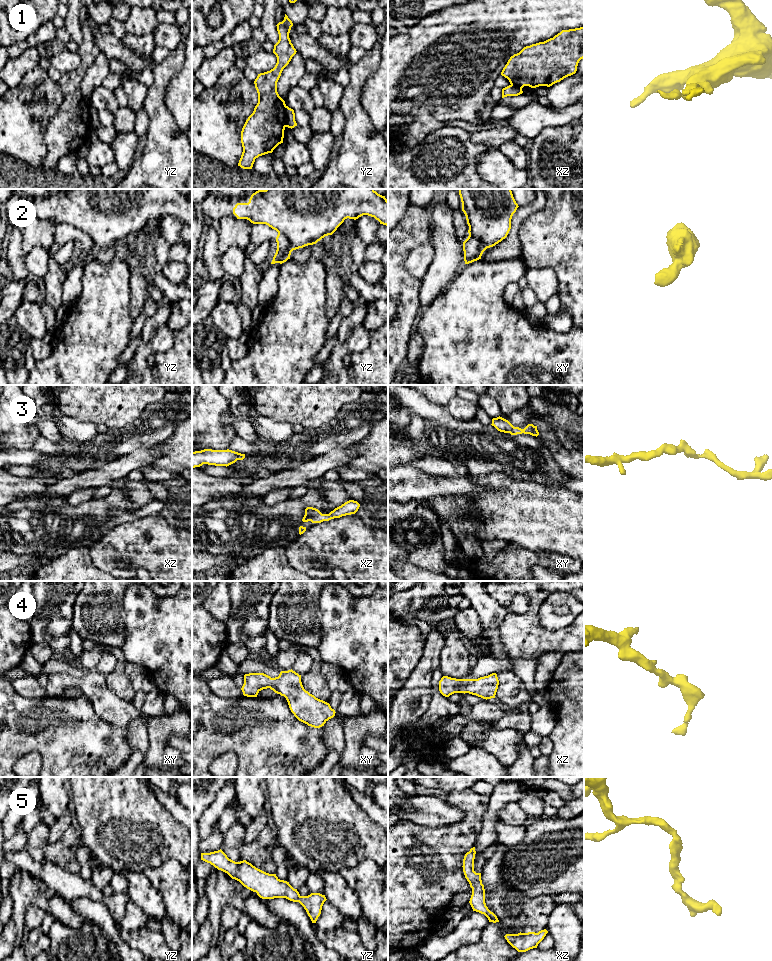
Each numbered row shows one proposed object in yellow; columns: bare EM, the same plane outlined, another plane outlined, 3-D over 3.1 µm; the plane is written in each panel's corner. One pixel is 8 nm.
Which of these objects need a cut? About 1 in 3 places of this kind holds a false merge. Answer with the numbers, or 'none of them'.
1, 2

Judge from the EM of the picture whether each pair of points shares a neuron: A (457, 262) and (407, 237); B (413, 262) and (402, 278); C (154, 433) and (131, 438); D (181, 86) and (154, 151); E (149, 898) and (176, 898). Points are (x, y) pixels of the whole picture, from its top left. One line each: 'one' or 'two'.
A: two
B: two
C: one
D: two
E: two

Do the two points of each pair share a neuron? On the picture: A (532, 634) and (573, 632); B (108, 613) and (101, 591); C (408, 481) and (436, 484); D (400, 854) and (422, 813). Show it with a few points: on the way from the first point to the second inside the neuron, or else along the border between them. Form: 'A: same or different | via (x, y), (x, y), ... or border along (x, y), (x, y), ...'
A: same | via (542, 636), (563, 636)
B: same | via (103, 608), (101, 606), (101, 596)
C: same | via (415, 484), (429, 484)
D: different | border along (400, 818), (418, 824), (440, 826)

